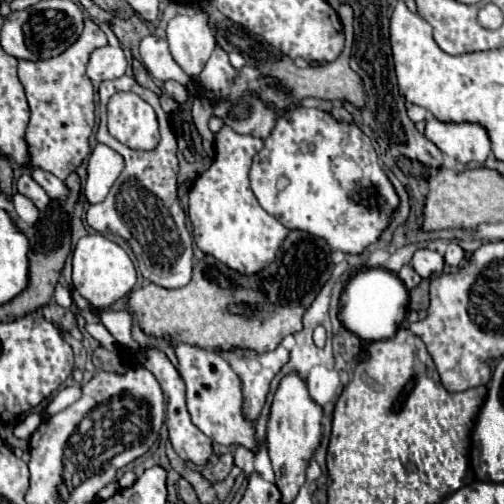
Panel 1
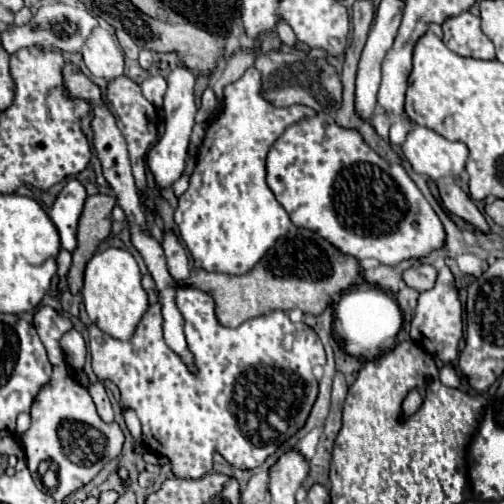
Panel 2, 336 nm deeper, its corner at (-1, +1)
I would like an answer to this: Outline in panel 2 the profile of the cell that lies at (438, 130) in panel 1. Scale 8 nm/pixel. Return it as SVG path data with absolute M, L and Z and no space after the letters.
M414 126L406 134L402 154L416 174L426 174L432 180L460 176L468 158L462 142L450 142L424 126Z

